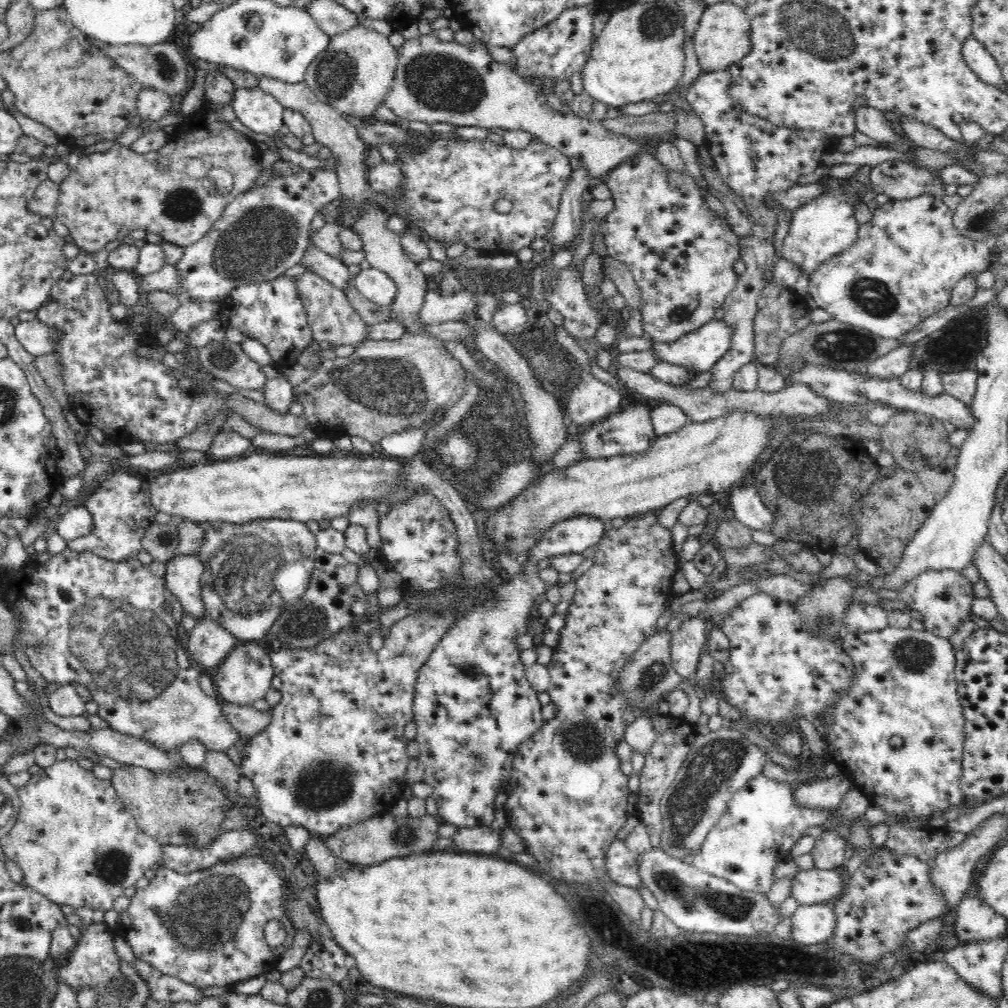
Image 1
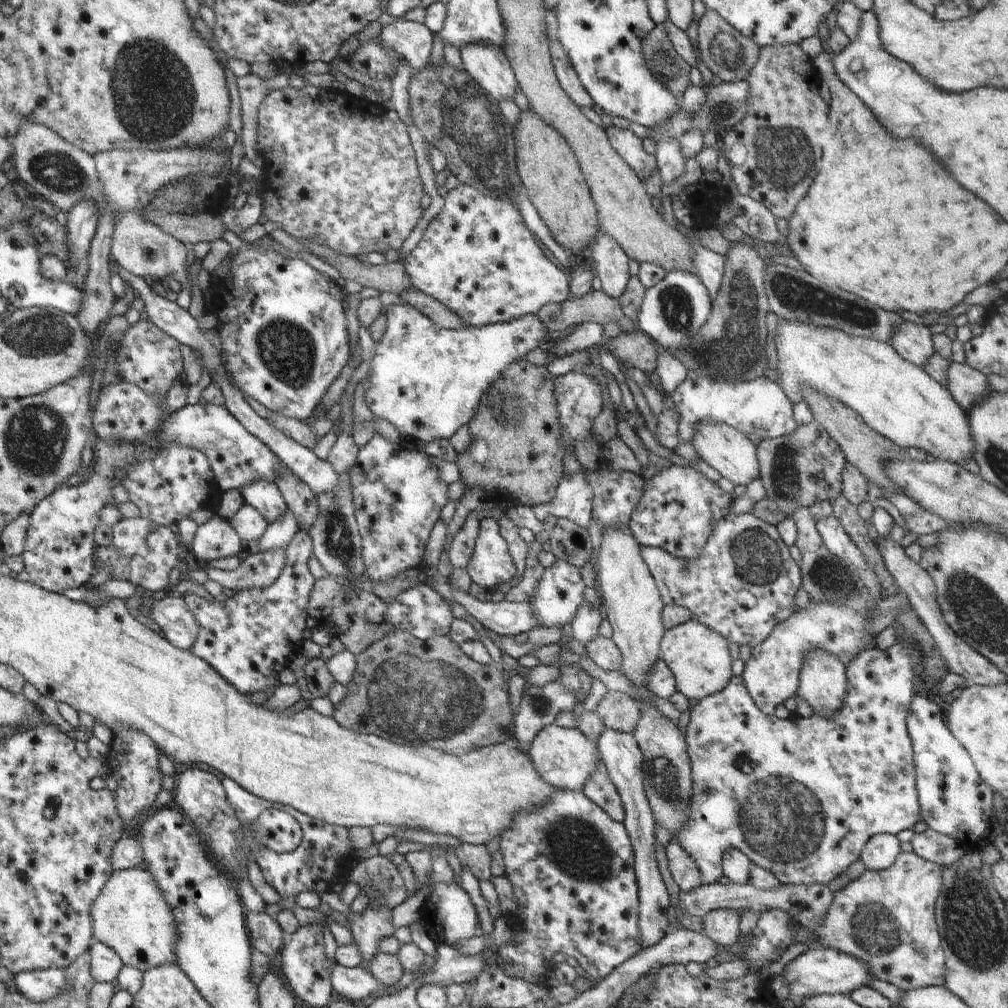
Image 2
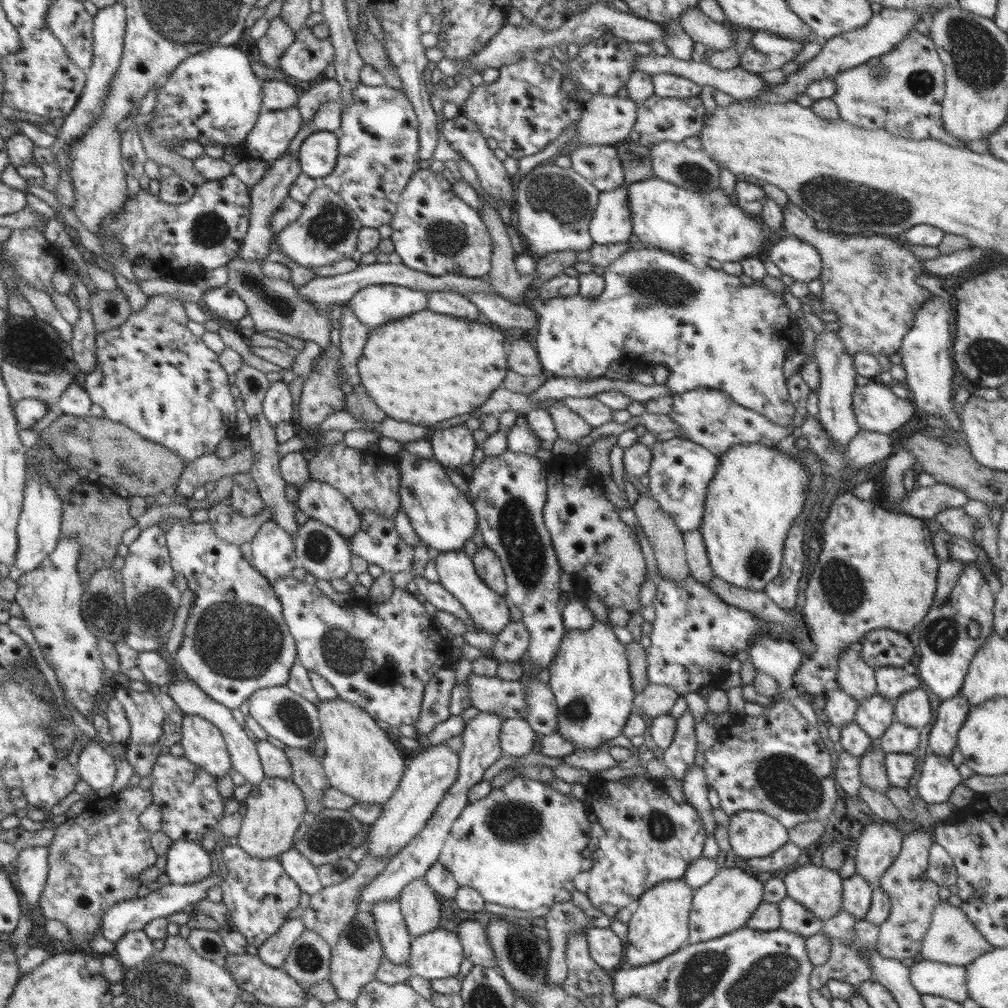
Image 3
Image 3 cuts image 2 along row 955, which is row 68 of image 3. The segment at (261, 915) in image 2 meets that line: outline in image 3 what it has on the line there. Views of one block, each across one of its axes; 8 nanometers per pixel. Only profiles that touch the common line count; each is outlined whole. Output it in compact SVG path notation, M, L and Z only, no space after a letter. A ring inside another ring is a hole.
M282 16L272 18L264 36L256 41L260 62L264 64L264 68L278 69L280 57L294 42L294 39L295 34L290 24L286 24Z

